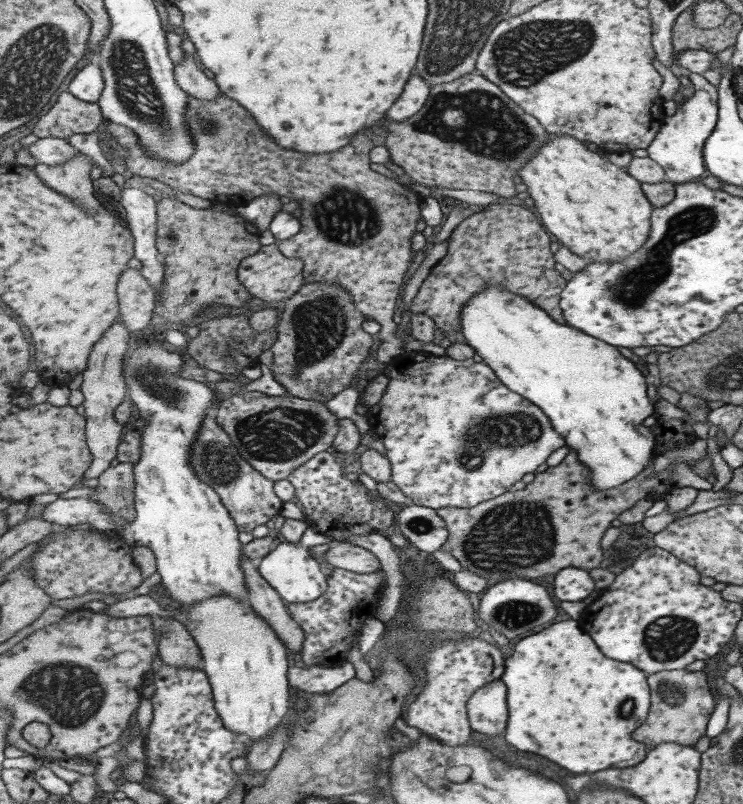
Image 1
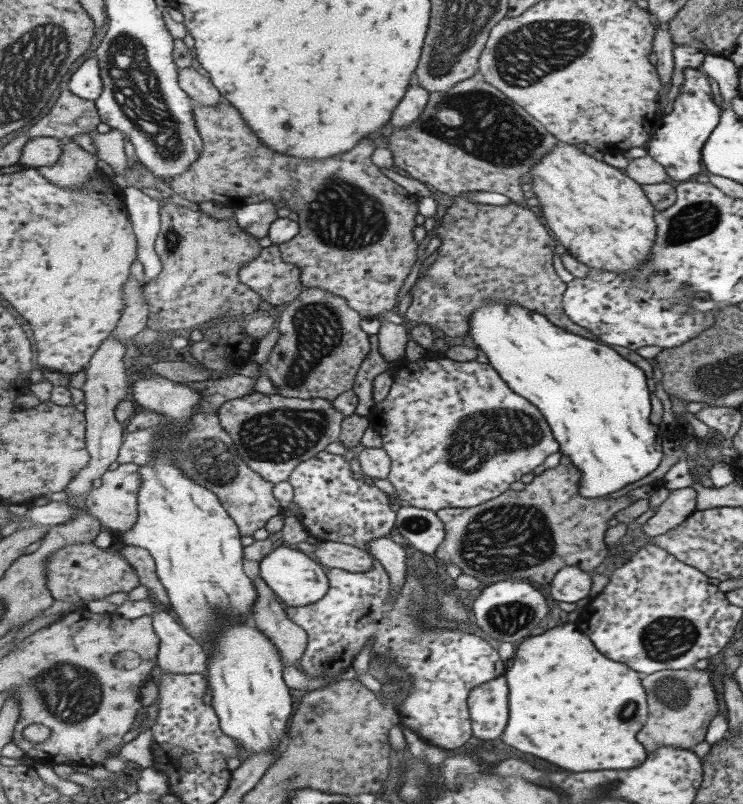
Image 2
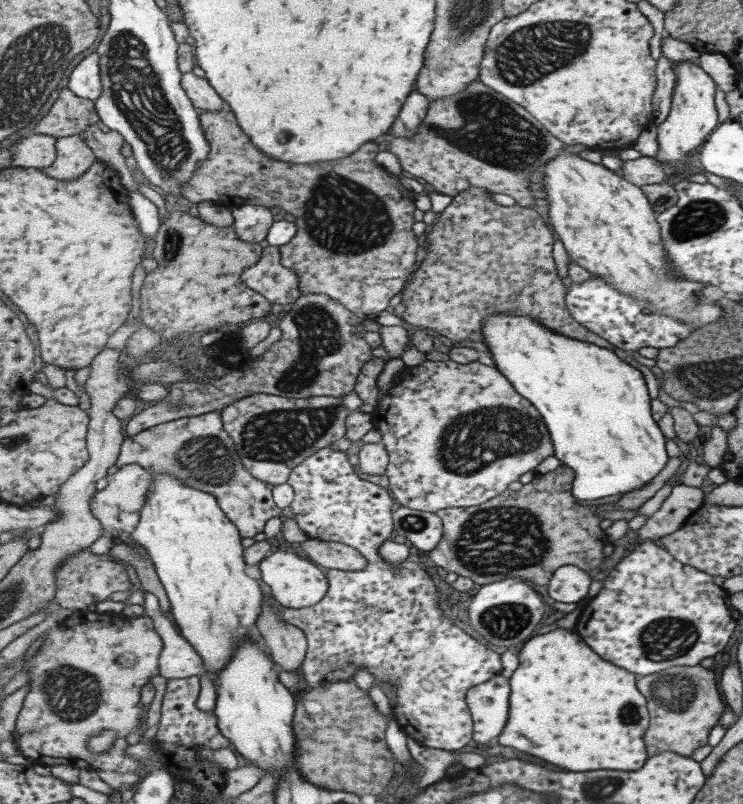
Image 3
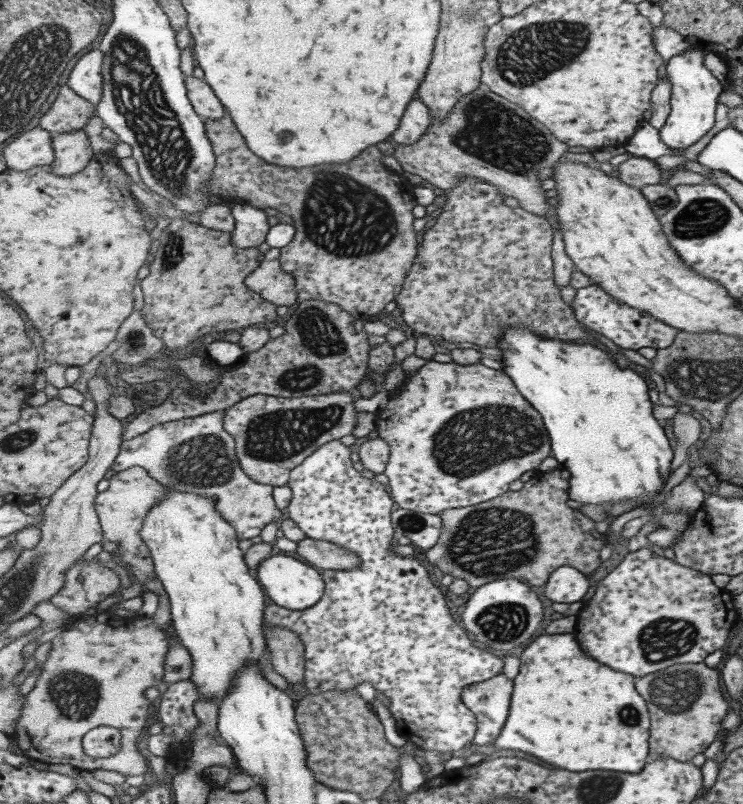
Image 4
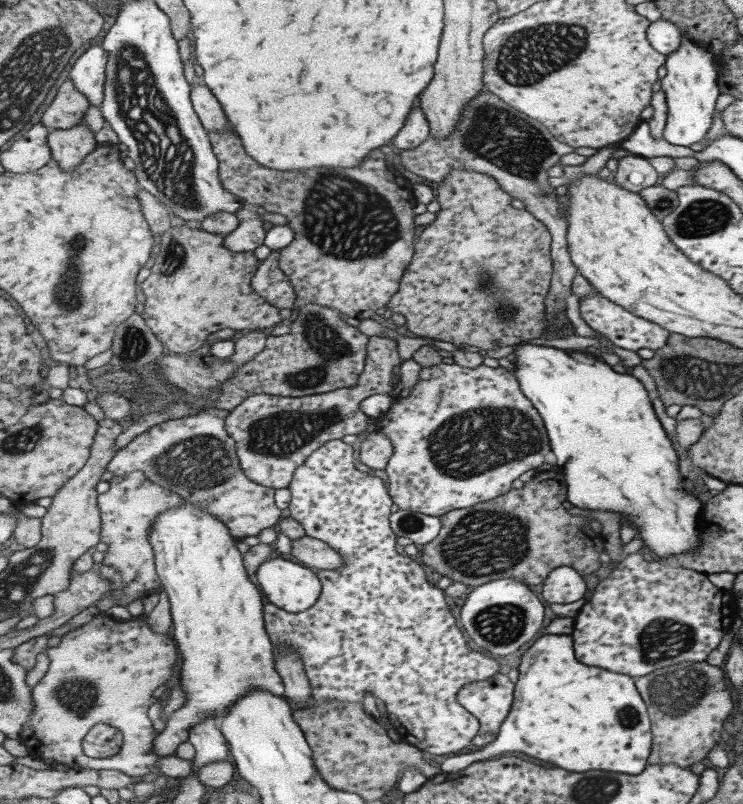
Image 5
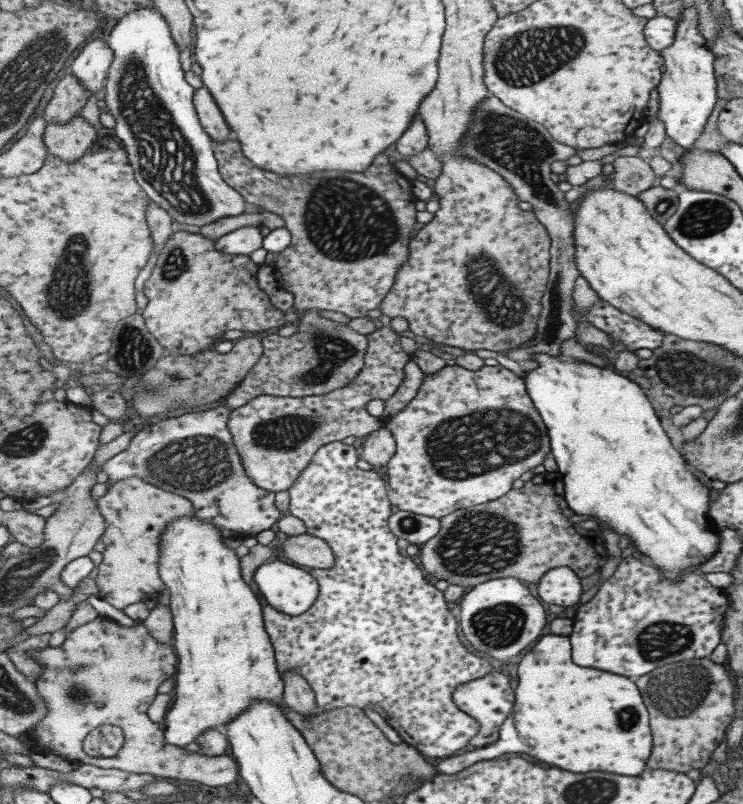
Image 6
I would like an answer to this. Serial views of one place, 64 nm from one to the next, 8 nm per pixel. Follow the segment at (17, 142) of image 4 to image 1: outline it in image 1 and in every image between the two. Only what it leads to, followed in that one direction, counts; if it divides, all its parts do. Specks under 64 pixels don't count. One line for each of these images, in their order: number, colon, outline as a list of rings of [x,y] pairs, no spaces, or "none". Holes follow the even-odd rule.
1: [[[45,138],[45,140],[39,140],[37,144],[33,144],[29,148],[35,158],[41,162],[41,168],[45,166],[51,166],[51,168],[57,168],[61,164],[67,164],[71,162],[73,158],[79,158],[79,156],[85,156],[81,154],[79,148],[71,146],[67,140],[63,138]]]
2: [[[33,138],[25,146],[21,164],[27,168],[53,168],[65,154],[65,140],[59,138]]]
3: [[[29,134],[21,144],[15,146],[15,162],[13,168],[37,168],[45,170],[53,166],[59,158],[59,148],[57,148],[59,138],[47,136],[47,134]]]

